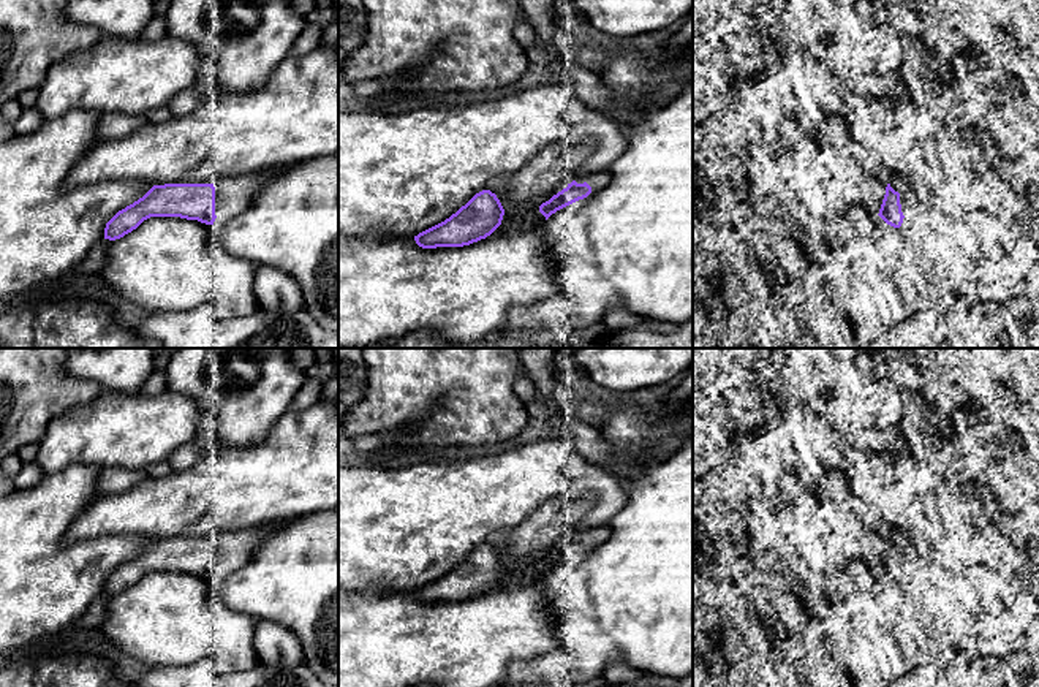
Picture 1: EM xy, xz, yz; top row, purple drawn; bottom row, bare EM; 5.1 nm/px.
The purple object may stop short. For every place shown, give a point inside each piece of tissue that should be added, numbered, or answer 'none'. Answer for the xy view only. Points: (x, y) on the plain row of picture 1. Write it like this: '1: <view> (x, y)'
1: xy (233, 550)

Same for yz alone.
1: yz (906, 553)

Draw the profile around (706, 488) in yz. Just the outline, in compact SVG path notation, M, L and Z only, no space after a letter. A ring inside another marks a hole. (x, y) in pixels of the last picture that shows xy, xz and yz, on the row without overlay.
M715 470L693 478L693 507L702 502L713 502L720 495L718 476Z

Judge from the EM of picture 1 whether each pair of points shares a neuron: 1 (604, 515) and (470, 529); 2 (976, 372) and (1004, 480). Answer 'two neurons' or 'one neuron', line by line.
1: one neuron
2: two neurons

